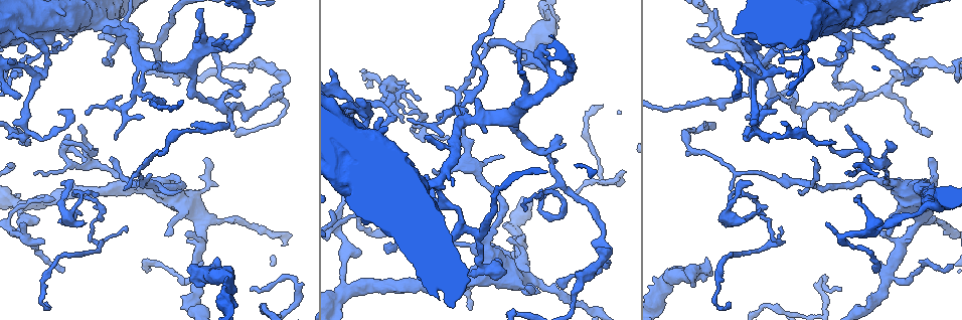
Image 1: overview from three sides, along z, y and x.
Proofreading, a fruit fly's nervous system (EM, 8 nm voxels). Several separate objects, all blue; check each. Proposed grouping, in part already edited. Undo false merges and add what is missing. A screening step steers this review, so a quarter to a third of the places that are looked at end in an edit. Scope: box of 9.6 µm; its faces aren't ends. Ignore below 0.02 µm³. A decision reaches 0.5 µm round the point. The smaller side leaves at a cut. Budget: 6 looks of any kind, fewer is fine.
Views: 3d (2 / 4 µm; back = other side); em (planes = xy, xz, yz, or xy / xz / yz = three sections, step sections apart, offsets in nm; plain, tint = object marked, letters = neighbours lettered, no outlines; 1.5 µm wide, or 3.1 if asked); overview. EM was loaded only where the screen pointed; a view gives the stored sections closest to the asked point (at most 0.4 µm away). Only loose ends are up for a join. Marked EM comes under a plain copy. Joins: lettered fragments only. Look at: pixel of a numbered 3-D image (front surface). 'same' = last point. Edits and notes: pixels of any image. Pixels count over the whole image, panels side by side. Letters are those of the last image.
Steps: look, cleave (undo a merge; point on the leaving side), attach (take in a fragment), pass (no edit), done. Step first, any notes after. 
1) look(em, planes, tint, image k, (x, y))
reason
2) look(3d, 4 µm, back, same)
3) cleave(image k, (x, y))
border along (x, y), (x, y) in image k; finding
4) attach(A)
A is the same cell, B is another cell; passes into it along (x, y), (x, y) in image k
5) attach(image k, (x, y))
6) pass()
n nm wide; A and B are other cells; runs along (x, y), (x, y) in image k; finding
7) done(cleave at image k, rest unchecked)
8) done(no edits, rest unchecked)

look(em, yz, step 4, letters, image 1, (65, 34))
thick turns thin

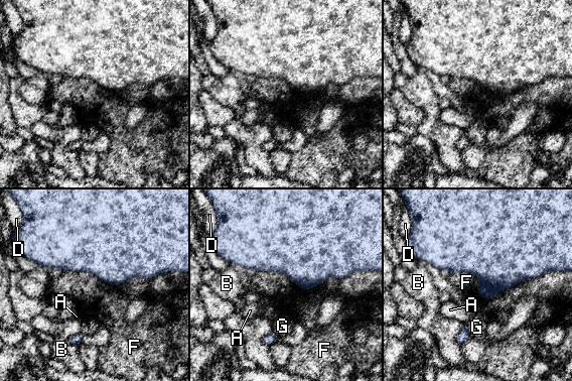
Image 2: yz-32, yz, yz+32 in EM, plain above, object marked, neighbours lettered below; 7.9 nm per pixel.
look(em, planes, letters, same)

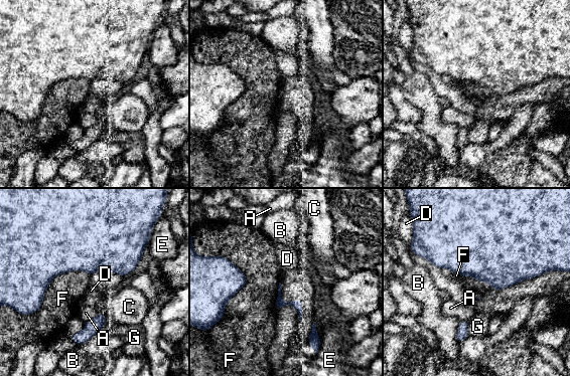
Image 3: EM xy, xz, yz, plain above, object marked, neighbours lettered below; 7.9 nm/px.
pass()
80 nm wide; A, B, C, D, E, F and G are other cells; border along (90, 273), (58, 273), (39, 309) in image 3; all the same neuron

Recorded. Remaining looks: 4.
look(em, xz, step 4, letters, image 1, (785, 87))
thin end

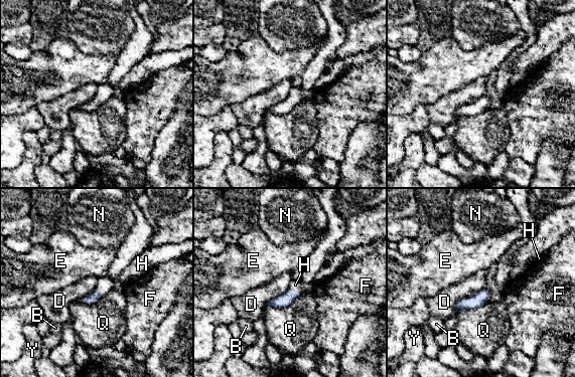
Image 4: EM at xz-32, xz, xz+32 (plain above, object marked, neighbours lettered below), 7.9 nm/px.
look(em, planes, letters, same)
cut it another way

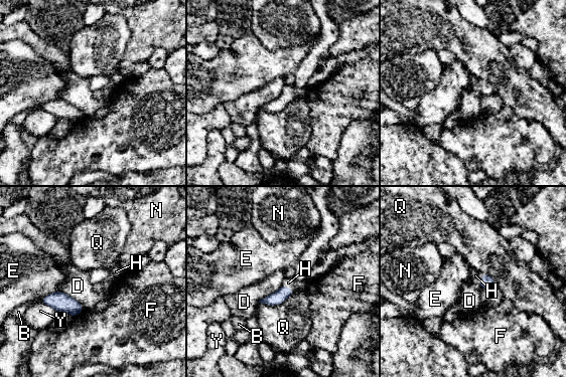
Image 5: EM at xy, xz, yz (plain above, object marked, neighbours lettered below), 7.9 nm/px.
attach(H)
H is the same cell, B, D, E, F, N, Q and Y are other cells; passes into it along (277, 298), (287, 288), (288, 283) in image 5; the neuron continues

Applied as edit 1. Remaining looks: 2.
look(overview)

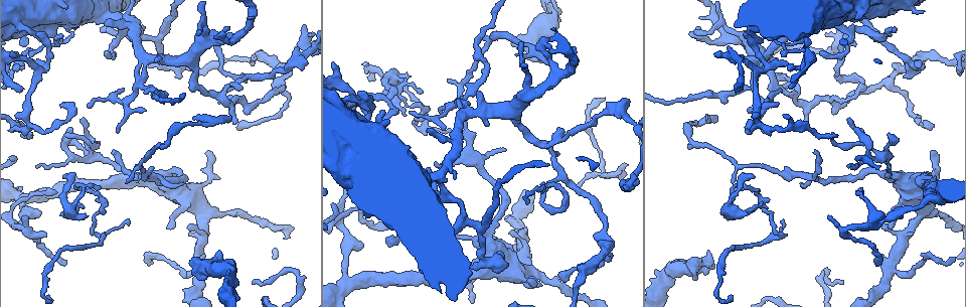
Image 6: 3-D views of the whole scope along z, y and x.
look(em, planes, letters, image 6, (728, 218))
free end

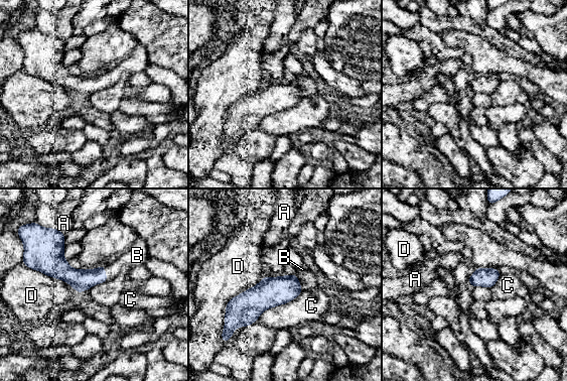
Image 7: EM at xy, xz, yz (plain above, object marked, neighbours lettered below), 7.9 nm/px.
attach(B)
D touches over 550 nm; B is the same cell, A, C and D are other cells; passes into it along (81, 280), (105, 272), (132, 257) in image 7; it goes on there

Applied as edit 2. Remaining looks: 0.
done(attach at image 5, attach at image 7, rest unchecked)

